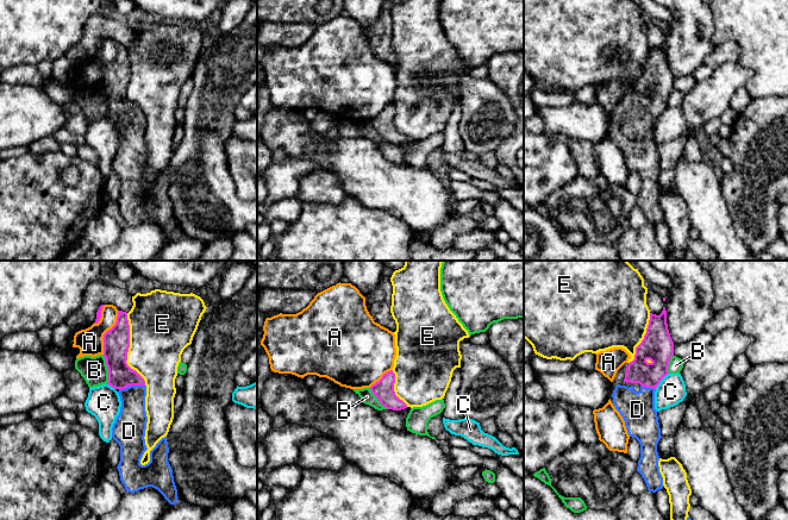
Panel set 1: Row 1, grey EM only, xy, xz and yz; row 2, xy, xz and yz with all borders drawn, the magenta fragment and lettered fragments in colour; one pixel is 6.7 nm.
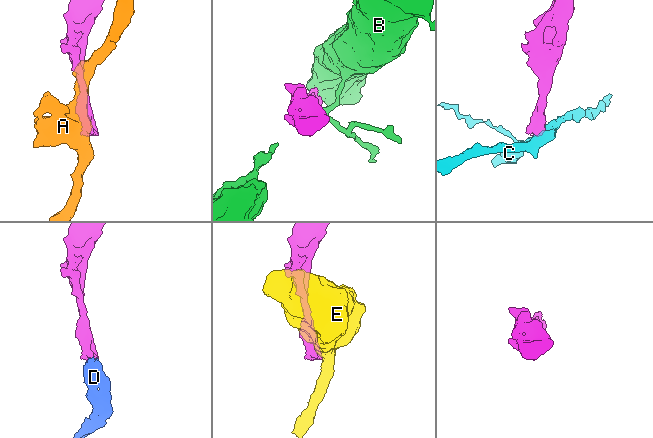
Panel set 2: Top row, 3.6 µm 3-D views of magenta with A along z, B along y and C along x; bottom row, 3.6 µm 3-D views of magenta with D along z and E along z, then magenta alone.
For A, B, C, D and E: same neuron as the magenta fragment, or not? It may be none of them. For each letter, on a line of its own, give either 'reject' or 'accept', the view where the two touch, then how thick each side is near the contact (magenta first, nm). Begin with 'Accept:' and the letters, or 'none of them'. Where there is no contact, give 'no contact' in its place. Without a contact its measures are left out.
Accept: D
A: reject; meets magenta in xy; 180 nm thick on the magenta side, 170 nm on the other
B: reject; meets magenta in xy; 180 nm thick on the magenta side, 180 nm on the other
C: reject; meets magenta in yz; 220 nm thick on the magenta side, 190 nm on the other
D: accept; meets magenta in xy; 170 nm thick on the magenta side, 200 nm on the other
E: reject; meets magenta in xy; 180 nm thick on the magenta side, 400 nm on the other

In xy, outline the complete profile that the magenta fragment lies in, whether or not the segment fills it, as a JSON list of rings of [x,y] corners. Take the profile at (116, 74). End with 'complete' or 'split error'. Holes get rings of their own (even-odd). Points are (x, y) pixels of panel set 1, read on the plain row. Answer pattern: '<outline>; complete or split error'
[[[118,44],[115,58],[104,68],[102,73],[104,90],[108,102],[107,118],[119,124],[118,127],[121,134],[120,146],[112,161],[112,171],[120,180],[120,195],[117,200],[120,214],[126,225],[135,226],[152,220],[157,223],[170,238],[175,238],[179,234],[177,223],[174,215],[173,202],[168,195],[169,181],[167,170],[162,171],[150,184],[150,195],[145,199],[140,198],[140,193],[148,183],[144,173],[148,156],[145,145],[146,119],[144,112],[126,96],[130,81],[130,58],[126,45]]]; split error

